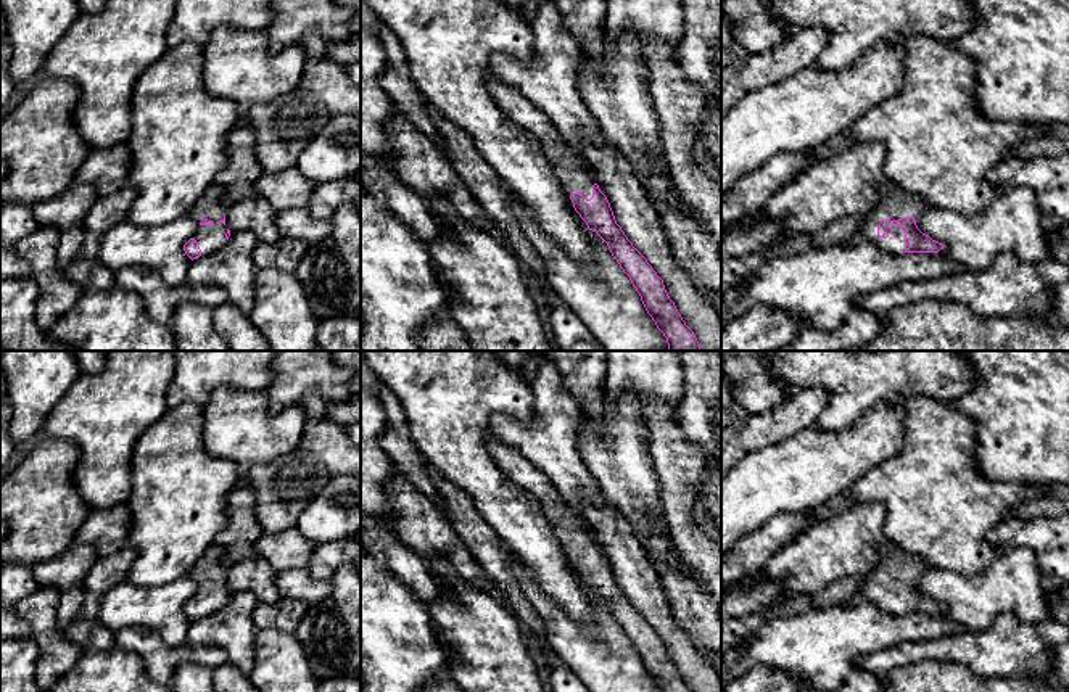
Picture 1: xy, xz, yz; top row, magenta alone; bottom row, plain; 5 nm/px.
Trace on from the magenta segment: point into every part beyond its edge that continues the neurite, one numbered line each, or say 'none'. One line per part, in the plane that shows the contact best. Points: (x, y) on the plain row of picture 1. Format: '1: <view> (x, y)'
1: yz (895, 564)

